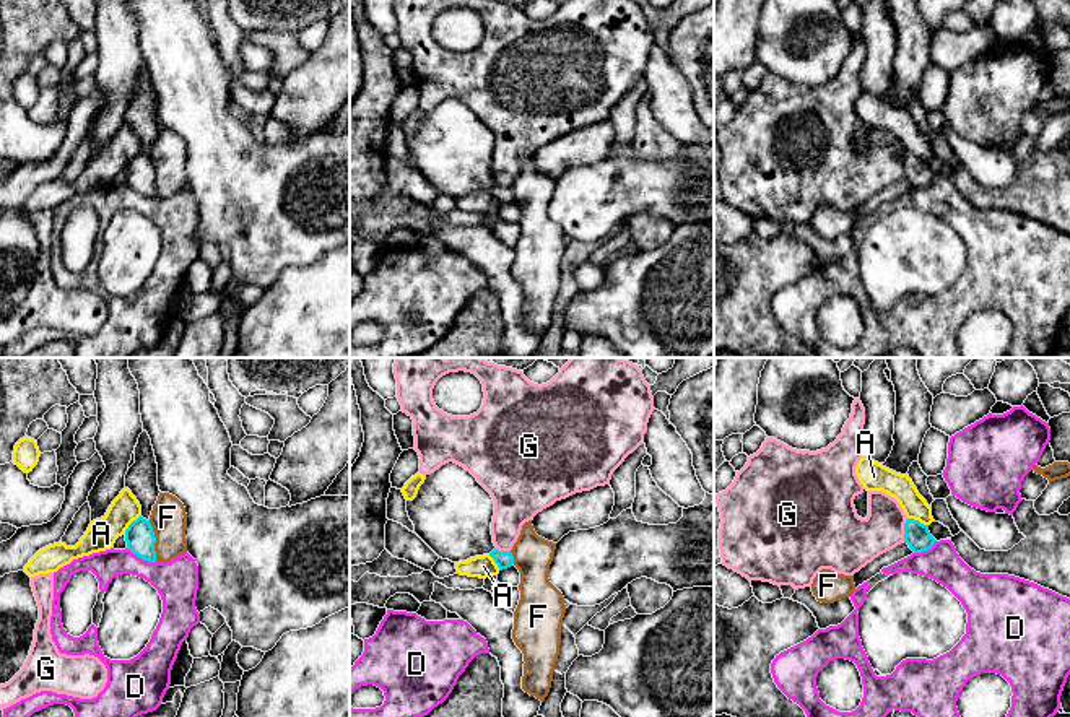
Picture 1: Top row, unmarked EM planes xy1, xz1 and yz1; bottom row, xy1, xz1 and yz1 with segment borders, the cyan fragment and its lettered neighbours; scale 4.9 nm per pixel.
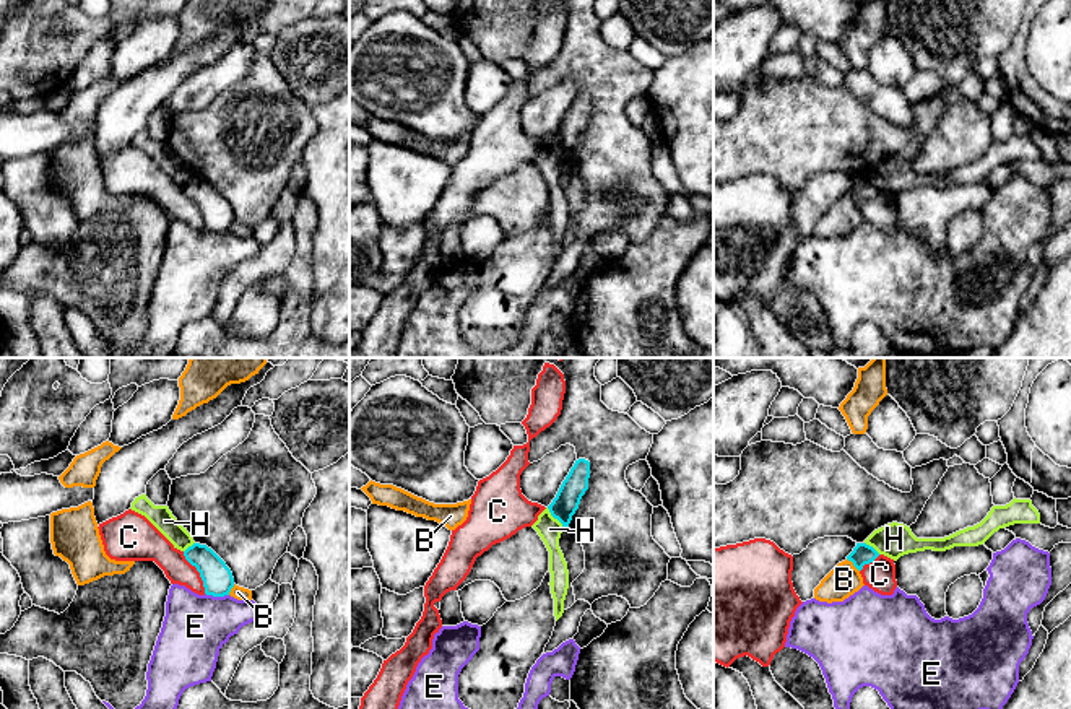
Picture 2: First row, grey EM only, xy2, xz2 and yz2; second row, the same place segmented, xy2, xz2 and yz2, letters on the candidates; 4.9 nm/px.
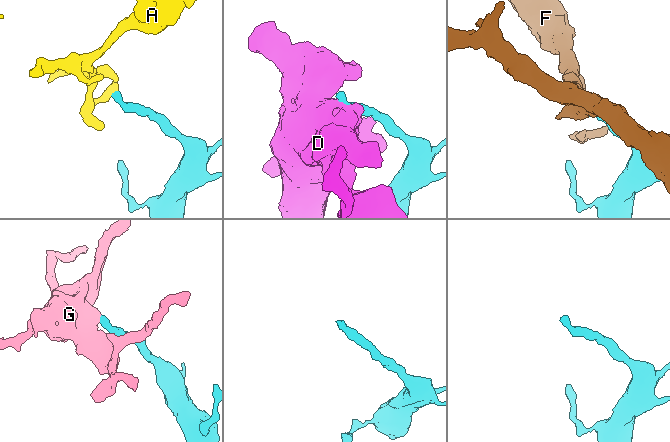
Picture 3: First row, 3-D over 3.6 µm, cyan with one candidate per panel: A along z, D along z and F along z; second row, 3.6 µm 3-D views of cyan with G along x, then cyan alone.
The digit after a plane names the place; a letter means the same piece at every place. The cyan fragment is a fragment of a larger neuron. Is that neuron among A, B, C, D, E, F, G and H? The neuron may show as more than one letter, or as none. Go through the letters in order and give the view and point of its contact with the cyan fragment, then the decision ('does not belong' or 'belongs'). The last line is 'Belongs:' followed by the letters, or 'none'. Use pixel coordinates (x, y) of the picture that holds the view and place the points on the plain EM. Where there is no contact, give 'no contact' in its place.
A: contact xy1 (130, 160); does not belong
B: contact yz2 (854, 200); does not belong
C: contact xy2 (199, 207); does not belong
D: contact xy1 (140, 192); does not belong
E: contact xy2 (216, 231); does not belong
F: contact xy1 (155, 176); does not belong
G: contact yz1 (904, 166); does not belong
H: contact xz2 (555, 153); does not belong
Belongs: none

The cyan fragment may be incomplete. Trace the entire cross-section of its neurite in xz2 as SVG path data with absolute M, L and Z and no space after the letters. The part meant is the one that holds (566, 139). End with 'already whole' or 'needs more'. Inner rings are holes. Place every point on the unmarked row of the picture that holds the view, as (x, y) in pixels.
M585 94L575 96L556 133L548 141L551 151L557 154L562 163L569 163L572 151L579 145L580 135L588 125L588 114L590 98Z | already whole

